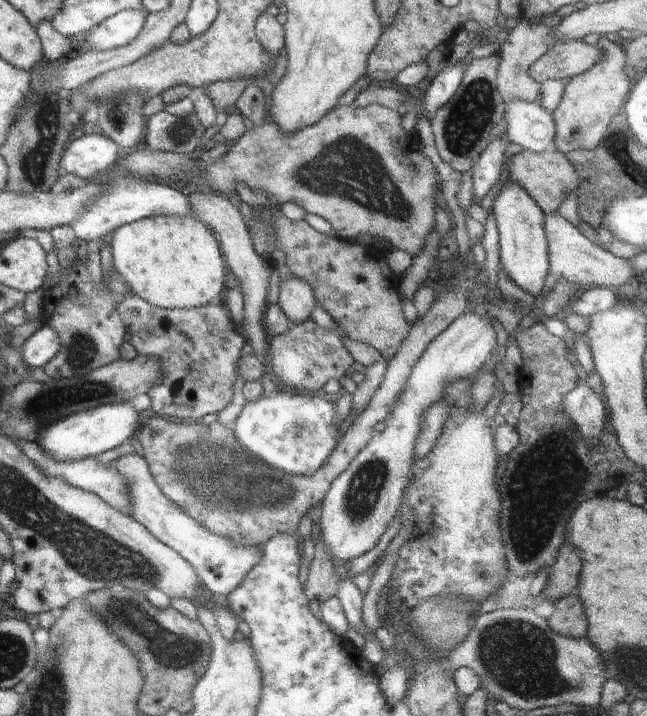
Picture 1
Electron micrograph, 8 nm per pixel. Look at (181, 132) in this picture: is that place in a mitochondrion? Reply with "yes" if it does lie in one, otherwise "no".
yes

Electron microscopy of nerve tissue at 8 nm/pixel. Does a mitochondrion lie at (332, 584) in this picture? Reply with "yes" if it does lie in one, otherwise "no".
no

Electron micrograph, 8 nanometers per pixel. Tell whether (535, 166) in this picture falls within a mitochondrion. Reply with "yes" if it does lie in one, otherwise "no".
no

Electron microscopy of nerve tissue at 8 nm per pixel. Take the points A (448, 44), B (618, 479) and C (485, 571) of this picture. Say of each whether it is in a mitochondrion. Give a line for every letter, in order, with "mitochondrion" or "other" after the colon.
A: other
B: other
C: mitochondrion

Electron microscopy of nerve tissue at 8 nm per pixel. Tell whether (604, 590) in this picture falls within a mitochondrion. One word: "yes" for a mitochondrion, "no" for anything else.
no

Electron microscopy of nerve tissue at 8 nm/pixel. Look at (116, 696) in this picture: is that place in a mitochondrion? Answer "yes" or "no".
no

